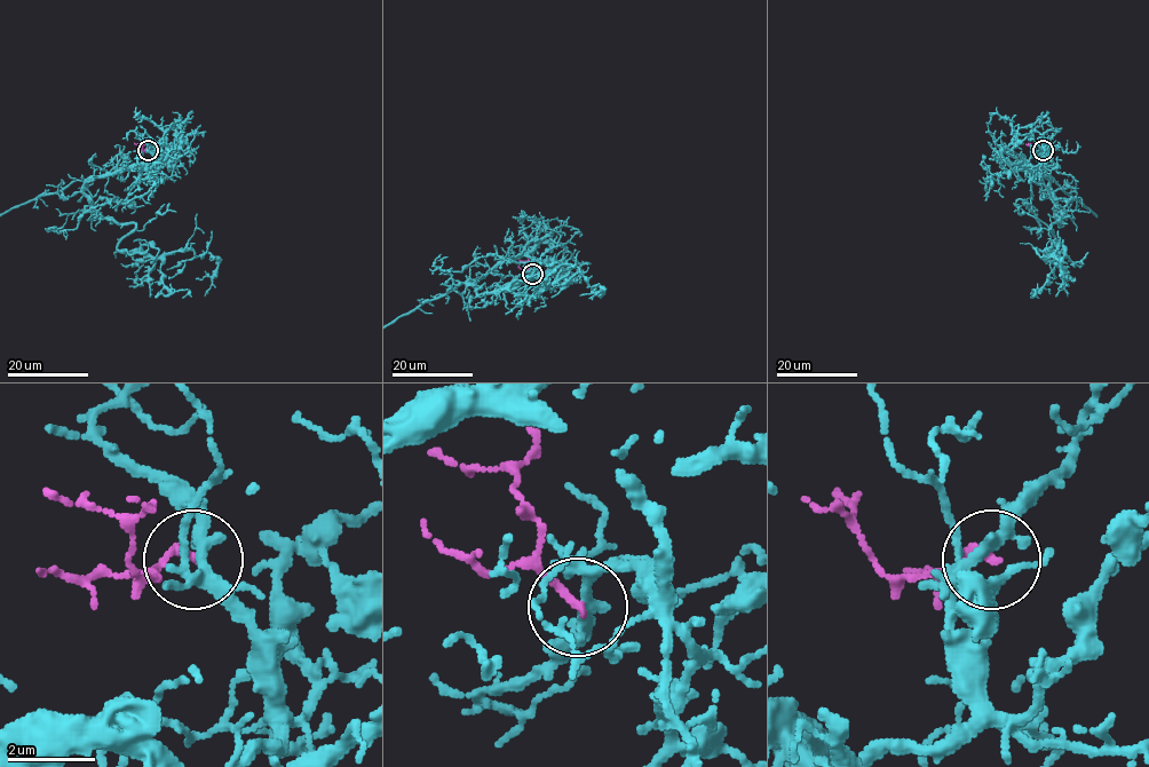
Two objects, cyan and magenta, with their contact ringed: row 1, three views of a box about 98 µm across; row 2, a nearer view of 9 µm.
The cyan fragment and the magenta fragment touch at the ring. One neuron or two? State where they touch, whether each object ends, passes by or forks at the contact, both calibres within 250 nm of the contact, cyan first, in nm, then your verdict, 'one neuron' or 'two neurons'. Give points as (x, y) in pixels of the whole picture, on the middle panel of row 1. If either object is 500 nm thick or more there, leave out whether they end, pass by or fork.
place (532, 274); cyan forks; magenta ends; calibres 240 and 180 nm; two neurons

